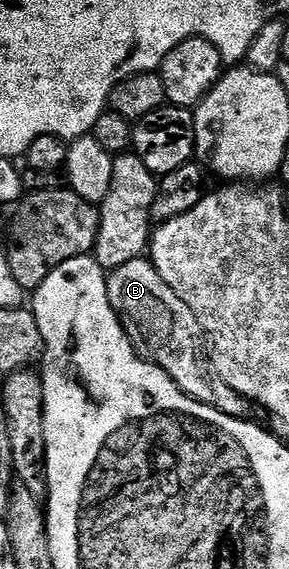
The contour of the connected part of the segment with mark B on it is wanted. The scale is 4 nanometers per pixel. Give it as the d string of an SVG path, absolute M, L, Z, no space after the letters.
M142 256L110 271L107 291L131 343L148 362L160 366L189 397L216 406L234 418L242 418L248 413L247 399L225 384L215 370L197 316L193 316L193 308L189 308L189 304L185 304L185 300L161 280L150 260Z

